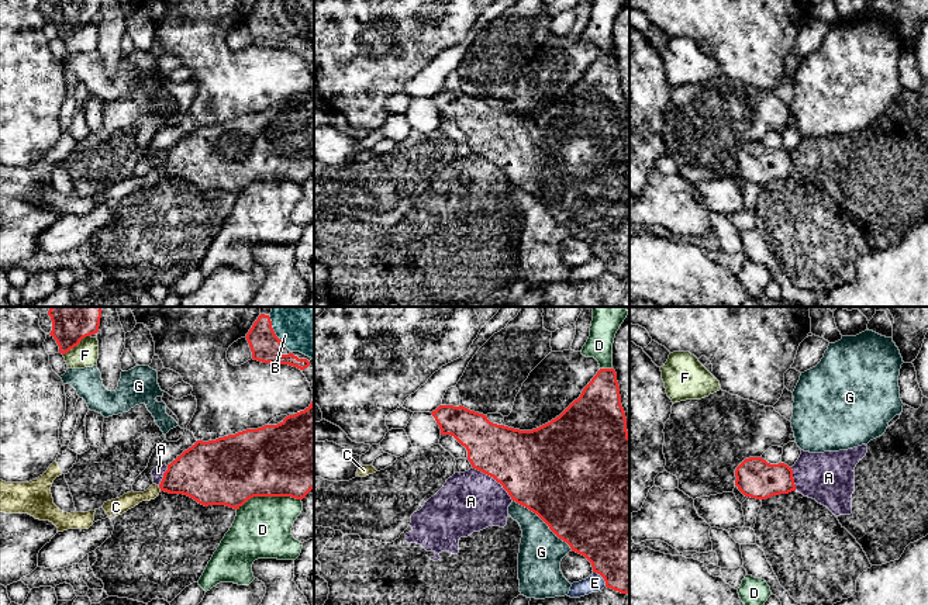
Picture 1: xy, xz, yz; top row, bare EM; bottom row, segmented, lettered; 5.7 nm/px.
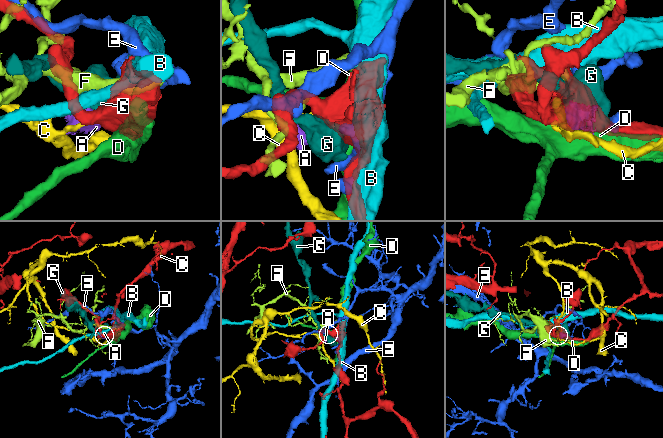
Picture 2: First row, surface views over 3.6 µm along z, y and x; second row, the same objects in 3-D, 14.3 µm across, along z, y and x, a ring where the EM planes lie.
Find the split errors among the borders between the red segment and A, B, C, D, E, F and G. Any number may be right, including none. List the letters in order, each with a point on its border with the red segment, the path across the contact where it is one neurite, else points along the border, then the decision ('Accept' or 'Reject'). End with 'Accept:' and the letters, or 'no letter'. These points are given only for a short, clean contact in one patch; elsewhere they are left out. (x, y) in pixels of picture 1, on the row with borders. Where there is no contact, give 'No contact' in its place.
A: Touches red at xz (494, 479). Boundary: xz (473, 467), (492, 476), (513, 500). Reject
B: Touches red at xy (273, 331). Reject
C: Touches red at xy (159, 487). Reject
D: Touches red at xy (268, 495). Reject
E: Touches red at xz (602, 576). Reject
F: Touches red at xy (76, 345). Reject
G: Touches red at xz (542, 519). Reject
Accept: no letter

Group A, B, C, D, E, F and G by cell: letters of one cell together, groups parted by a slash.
A / B / C / D / E / F / G

